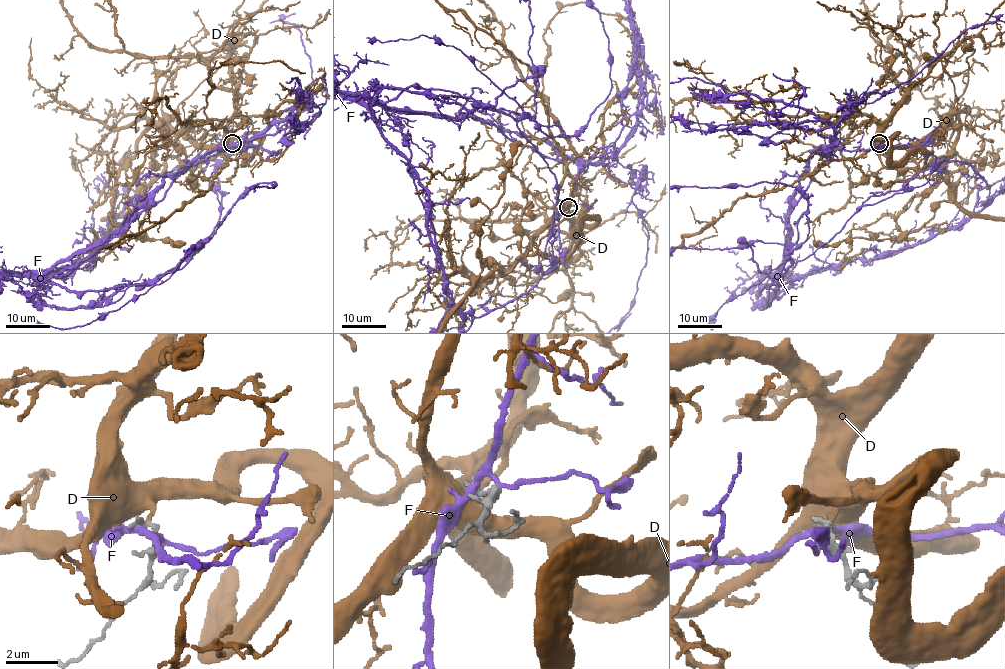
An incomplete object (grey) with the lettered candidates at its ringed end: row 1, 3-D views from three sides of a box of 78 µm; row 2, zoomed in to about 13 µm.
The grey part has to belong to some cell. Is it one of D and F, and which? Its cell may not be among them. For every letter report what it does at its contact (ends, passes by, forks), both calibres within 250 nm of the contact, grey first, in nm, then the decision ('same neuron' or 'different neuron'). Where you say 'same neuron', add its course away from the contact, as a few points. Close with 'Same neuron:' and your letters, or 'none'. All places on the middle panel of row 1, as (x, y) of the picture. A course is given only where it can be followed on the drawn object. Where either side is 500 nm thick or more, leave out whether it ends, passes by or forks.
D: it ends; calibres 240 and 200 nm; same neuron
F: it forks; calibres 240 and 220 nm; different neuron
Same neuron: D

